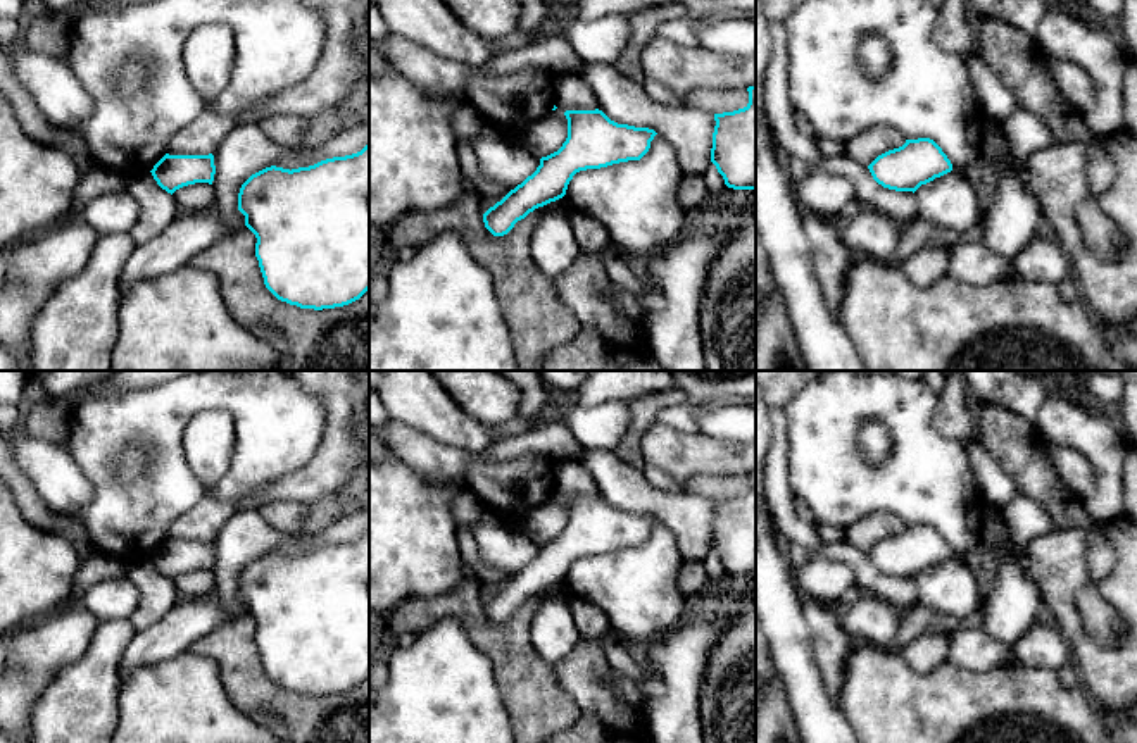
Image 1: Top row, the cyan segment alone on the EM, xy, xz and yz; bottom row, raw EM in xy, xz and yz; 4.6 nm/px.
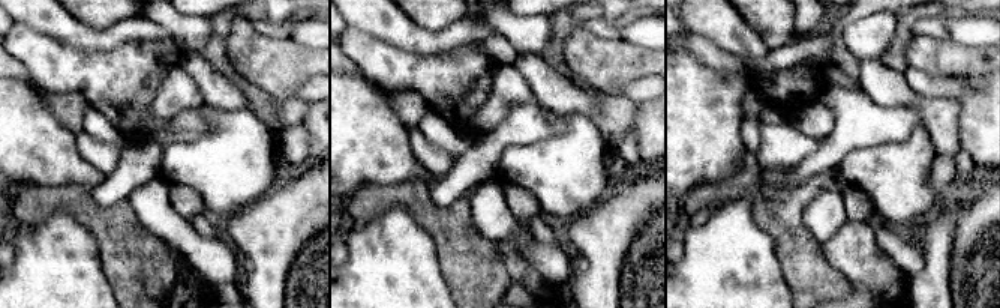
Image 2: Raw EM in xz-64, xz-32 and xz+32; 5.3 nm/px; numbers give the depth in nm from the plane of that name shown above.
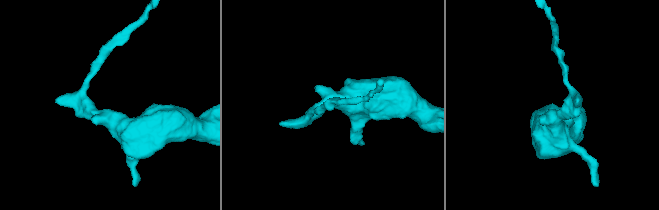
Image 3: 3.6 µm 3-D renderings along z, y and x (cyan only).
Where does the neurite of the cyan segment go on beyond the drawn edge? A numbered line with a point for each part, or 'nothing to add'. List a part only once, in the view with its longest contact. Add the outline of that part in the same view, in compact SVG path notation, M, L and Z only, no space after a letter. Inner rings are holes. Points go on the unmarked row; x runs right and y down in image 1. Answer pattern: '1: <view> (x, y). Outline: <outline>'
nothing to add

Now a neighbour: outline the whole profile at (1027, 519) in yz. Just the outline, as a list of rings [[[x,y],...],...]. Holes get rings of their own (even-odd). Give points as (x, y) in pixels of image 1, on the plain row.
[[[1018,493],[1011,502],[999,507],[1001,517],[1009,529],[1013,550],[1020,560],[1020,567],[1032,576],[1032,560],[1028,545],[1056,526],[1044,505]]]

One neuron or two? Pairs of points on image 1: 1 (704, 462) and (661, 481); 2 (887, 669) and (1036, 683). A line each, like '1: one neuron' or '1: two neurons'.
1: two neurons
2: one neuron

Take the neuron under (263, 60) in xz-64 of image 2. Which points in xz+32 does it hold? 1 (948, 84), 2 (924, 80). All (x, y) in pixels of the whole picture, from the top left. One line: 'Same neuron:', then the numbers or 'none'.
Same neuron: none

